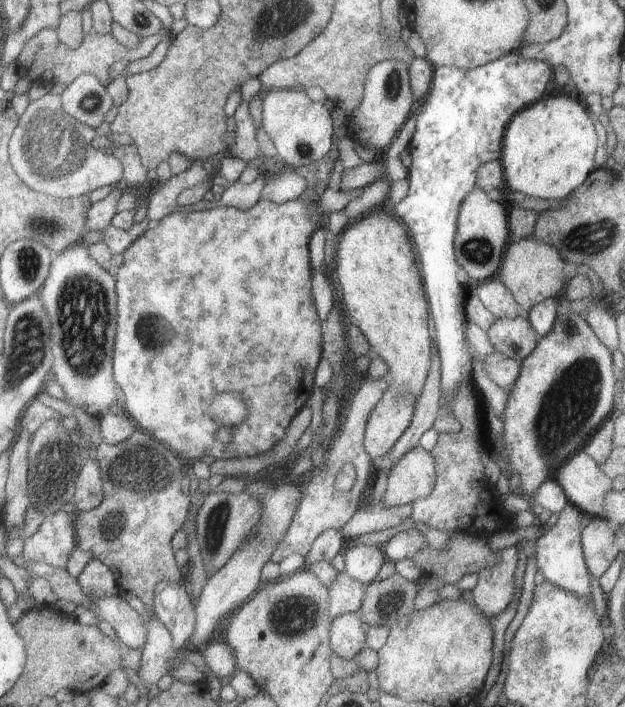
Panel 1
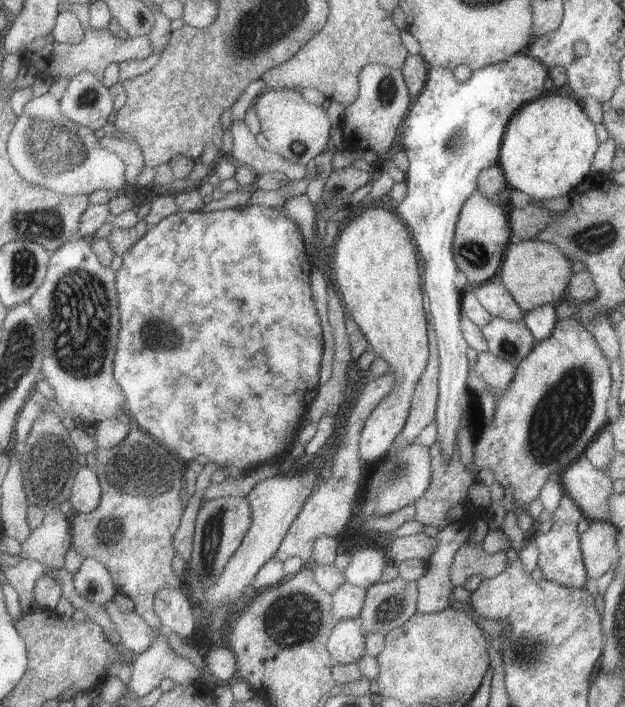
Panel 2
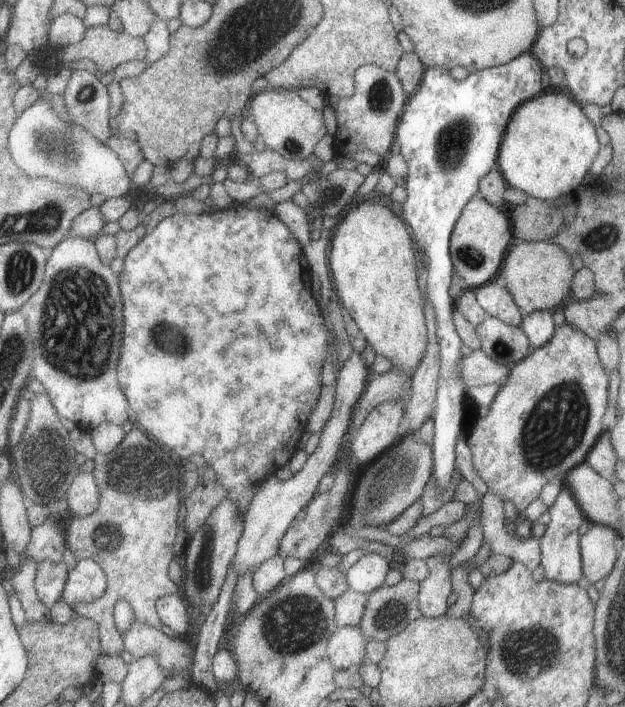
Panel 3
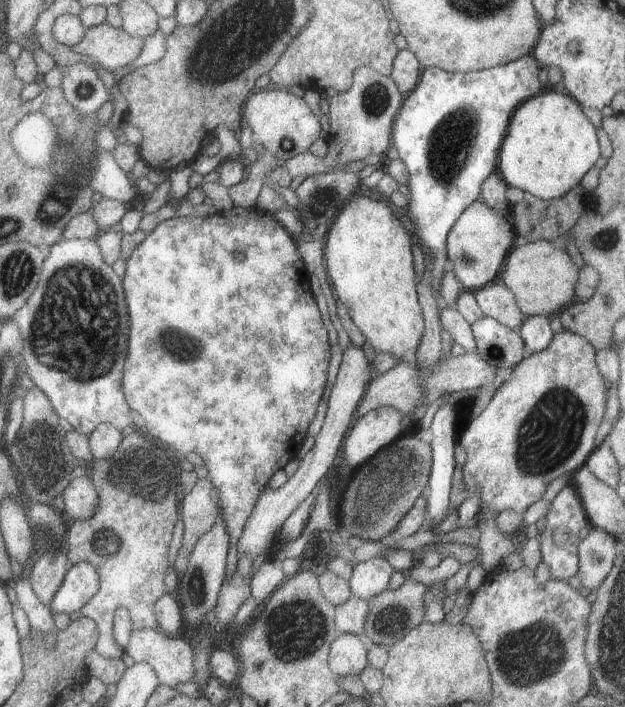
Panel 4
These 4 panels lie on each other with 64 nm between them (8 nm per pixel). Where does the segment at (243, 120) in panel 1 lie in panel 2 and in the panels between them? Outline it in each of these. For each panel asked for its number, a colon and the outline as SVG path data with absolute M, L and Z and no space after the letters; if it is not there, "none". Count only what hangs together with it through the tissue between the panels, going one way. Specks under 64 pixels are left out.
2: M231 120L231 136L233 136L233 150L229 152L229 158L235 164L241 166L249 166L257 172L257 176L261 174L273 174L273 172L281 172L285 174L289 180L301 180L305 176L303 166L297 162L289 162L283 156L279 156L273 150L265 150L255 142L255 136L251 132L247 132L247 124L243 120L233 122Z

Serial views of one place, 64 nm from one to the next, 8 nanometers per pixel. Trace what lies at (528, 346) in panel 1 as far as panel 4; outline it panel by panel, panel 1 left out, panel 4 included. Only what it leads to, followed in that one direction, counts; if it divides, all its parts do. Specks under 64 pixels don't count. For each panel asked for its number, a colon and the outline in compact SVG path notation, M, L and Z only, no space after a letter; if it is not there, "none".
2: M493 318L487 326L481 328L481 334L485 336L491 354L515 366L533 350L537 342L523 320L507 322L501 318Z
3: M497 318L483 320L477 328L481 350L503 366L515 366L531 352L531 342L521 326L509 326Z
4: M479 318L471 324L477 354L493 368L513 368L527 356L527 346L519 332L499 324L495 318Z

